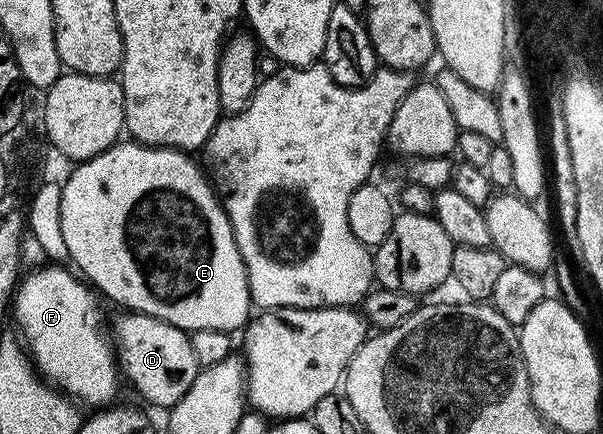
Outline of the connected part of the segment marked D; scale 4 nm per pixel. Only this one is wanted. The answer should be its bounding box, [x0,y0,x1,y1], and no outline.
[113,311,200,411]

